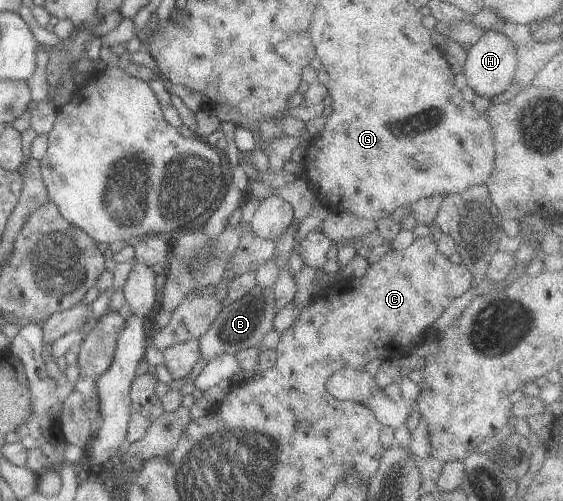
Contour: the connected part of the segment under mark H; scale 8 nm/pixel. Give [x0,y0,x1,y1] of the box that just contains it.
[462,30,516,100]

